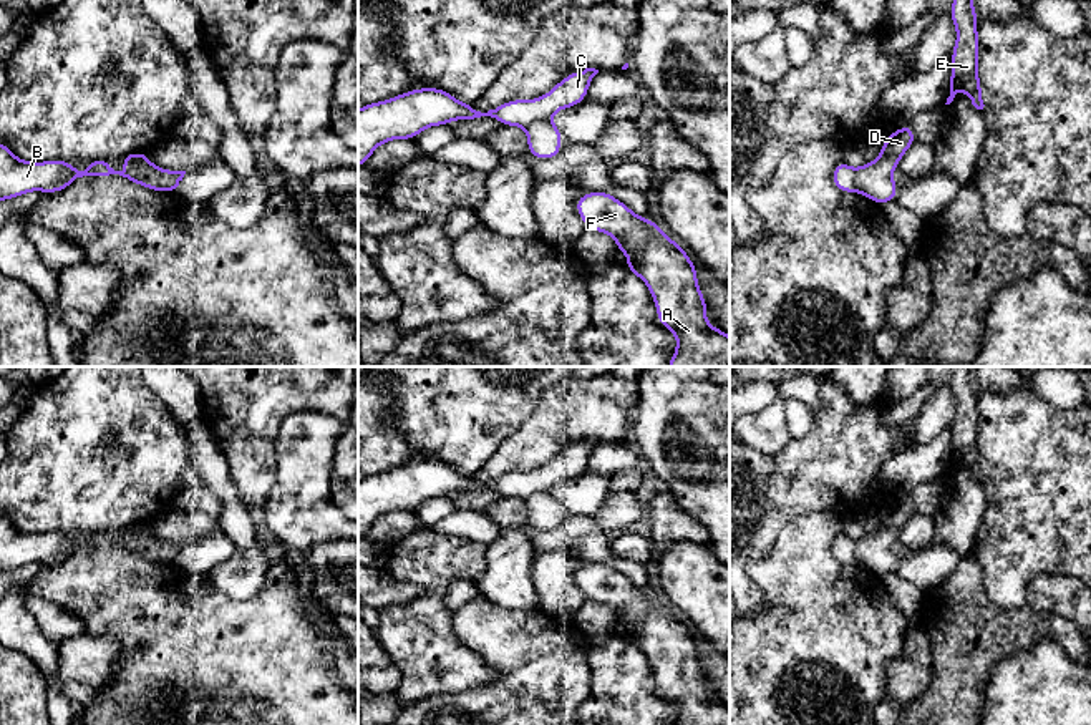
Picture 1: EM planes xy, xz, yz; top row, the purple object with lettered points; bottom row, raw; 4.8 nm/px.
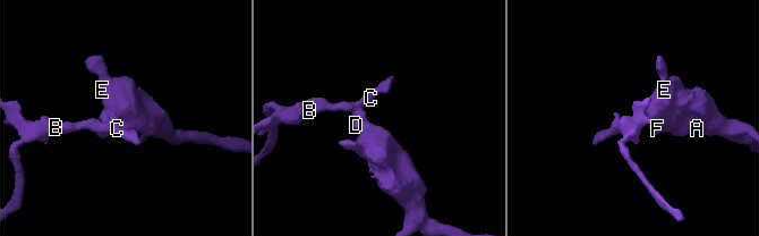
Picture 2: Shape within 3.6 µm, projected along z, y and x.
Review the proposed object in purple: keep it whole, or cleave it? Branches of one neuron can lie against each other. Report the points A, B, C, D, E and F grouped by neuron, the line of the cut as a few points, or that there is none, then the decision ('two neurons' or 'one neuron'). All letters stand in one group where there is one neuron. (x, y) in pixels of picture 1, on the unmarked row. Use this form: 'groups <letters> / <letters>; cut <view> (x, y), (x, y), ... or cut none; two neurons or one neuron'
groups A D E F / B C; cut xz (547, 490), (541, 490), (526, 500); two neurons

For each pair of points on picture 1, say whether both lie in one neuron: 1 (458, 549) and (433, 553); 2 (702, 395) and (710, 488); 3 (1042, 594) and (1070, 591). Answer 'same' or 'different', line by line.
1: same
2: same
3: same

